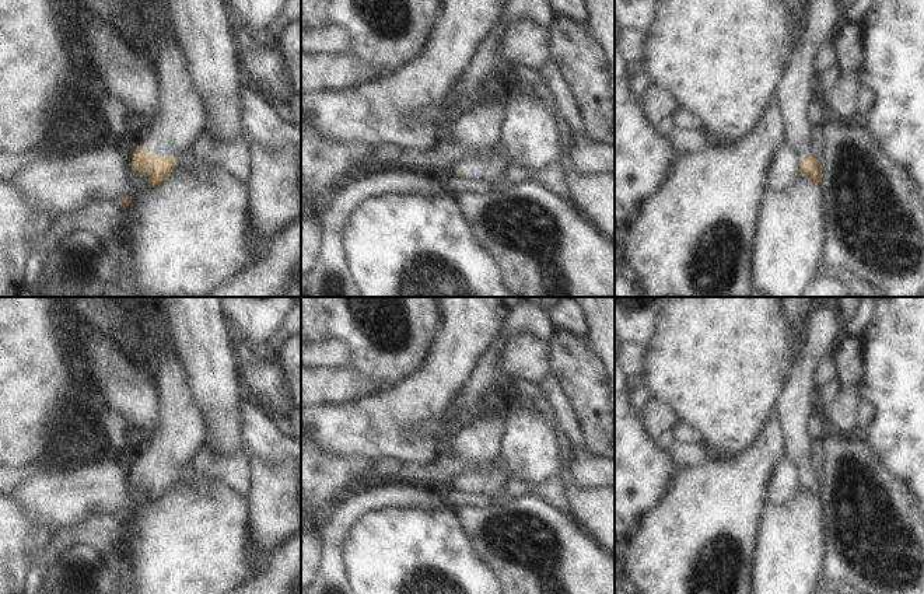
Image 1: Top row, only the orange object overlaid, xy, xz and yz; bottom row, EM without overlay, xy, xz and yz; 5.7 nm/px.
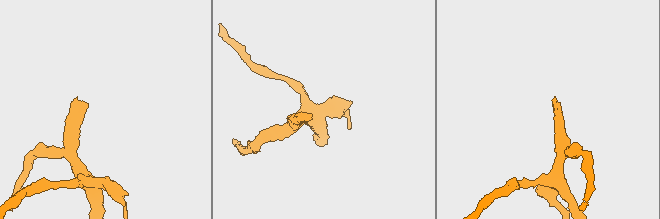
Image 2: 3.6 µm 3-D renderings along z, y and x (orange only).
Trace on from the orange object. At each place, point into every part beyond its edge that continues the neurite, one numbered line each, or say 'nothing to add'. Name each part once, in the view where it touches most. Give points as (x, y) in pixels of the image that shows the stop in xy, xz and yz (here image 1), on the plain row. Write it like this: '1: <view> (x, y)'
1: xy (179, 434)

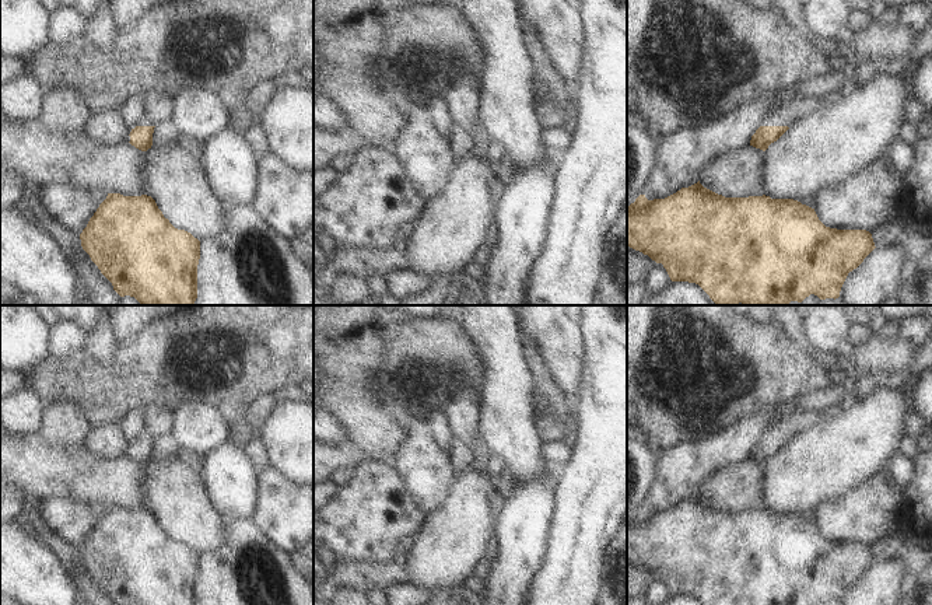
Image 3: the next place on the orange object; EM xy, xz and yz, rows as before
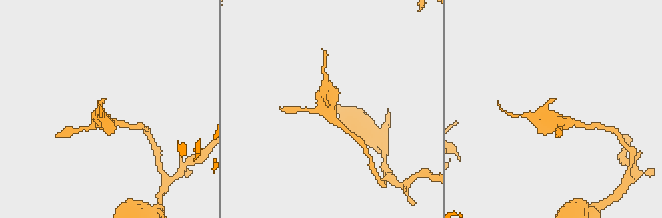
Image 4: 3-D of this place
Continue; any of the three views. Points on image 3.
1: yz (794, 423)

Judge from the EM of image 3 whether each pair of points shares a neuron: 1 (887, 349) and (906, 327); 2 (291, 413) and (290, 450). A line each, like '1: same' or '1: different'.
1: different
2: same

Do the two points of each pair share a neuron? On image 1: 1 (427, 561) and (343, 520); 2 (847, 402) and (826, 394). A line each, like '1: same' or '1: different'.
1: different
2: different

